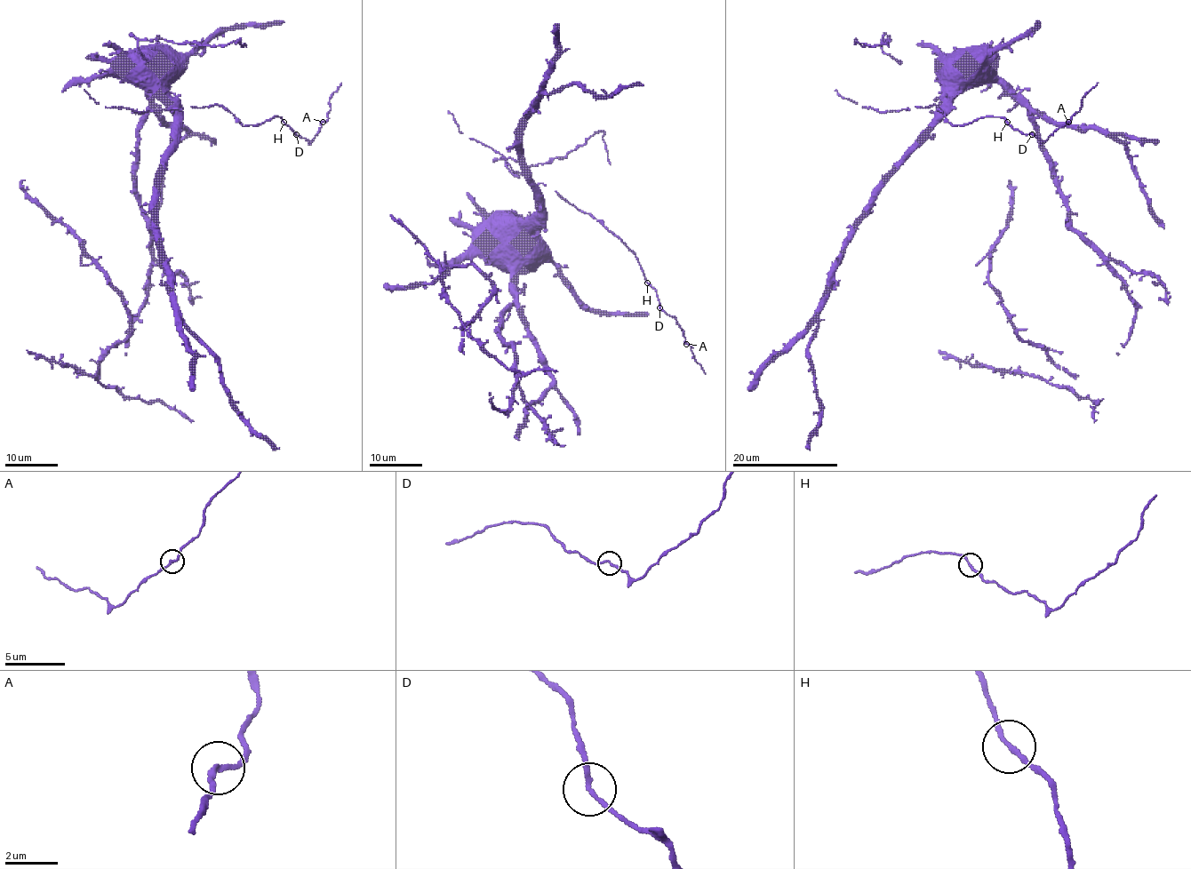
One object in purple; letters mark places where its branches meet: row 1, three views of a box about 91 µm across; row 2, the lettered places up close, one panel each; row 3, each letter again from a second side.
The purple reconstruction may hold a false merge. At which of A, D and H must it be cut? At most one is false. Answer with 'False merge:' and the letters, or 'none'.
False merge: none

